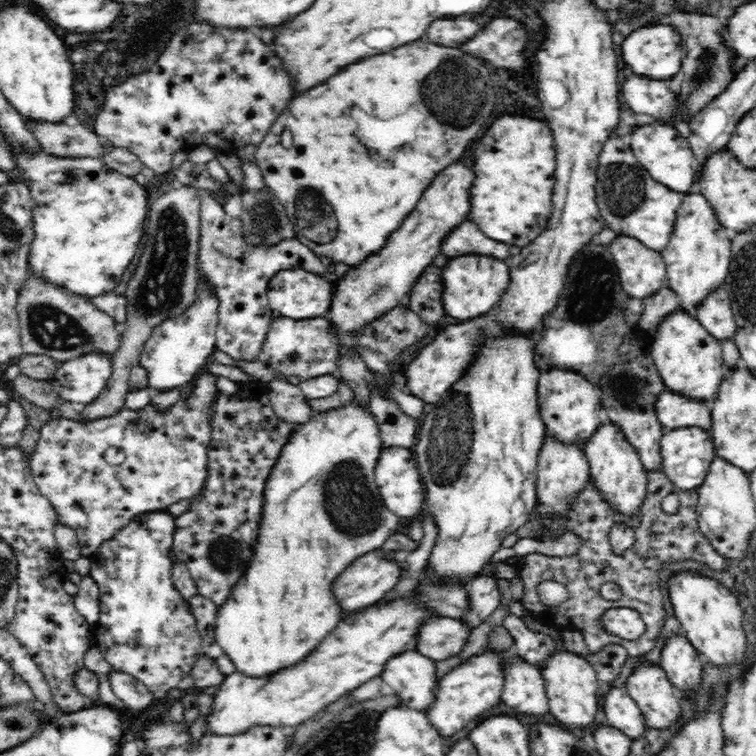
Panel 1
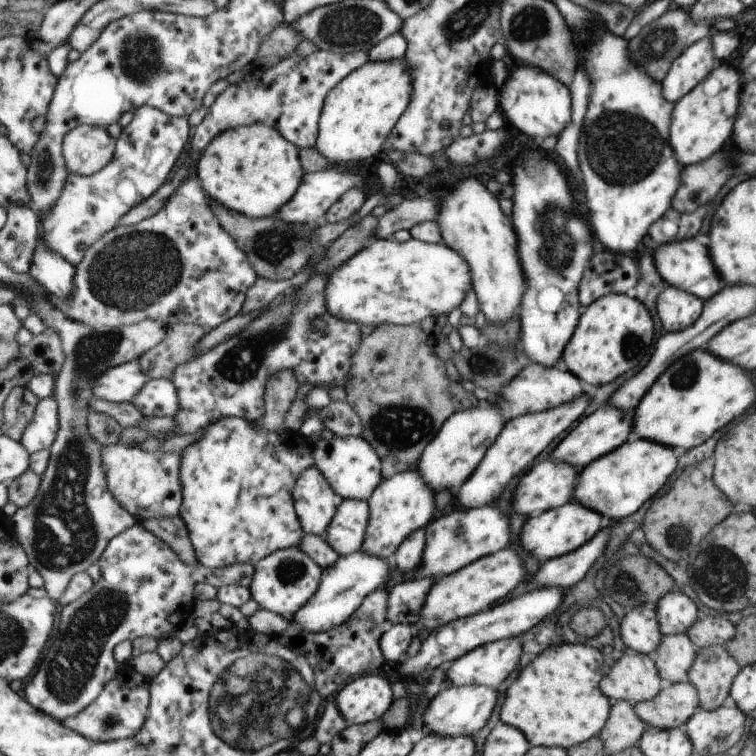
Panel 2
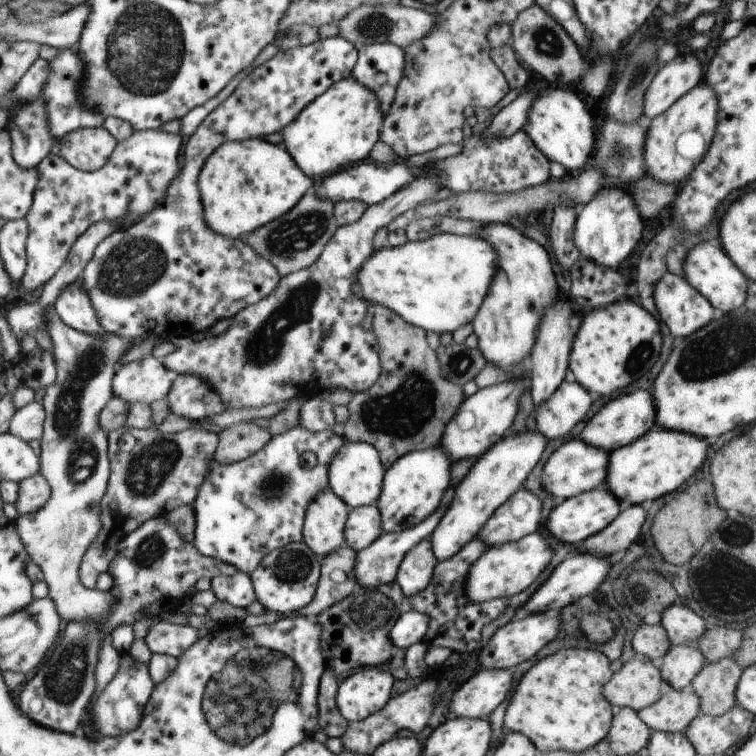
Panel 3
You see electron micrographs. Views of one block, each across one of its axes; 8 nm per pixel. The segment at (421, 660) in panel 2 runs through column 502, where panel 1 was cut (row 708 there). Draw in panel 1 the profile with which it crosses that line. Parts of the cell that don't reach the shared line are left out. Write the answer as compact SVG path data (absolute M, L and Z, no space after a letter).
M606 687L602 694L602 707L607 724L630 738L640 738L645 732L645 717L625 687Z

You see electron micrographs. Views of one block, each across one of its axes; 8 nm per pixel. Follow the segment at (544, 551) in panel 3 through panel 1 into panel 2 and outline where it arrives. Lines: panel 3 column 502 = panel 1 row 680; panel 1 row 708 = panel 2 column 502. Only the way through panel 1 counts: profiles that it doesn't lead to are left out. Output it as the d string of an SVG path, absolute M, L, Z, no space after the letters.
M507 548L507 550L501 549L495 554L478 558L469 566L465 566L465 570L458 570L445 577L435 578L428 588L416 621L412 625L415 632L411 637L410 645L406 648L407 656L413 656L419 650L421 638L417 637L417 631L439 629L441 625L448 622L488 609L497 600L505 598L517 586L521 576L523 576L523 566L521 566L515 550Z

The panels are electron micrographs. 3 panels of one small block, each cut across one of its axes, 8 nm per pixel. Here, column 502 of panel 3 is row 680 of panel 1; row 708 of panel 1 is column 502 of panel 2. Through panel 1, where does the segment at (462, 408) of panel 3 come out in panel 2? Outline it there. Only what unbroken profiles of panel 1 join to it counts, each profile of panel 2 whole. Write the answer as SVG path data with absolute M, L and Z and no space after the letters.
M480 401L471 409L453 413L440 426L436 436L425 445L415 470L433 490L449 490L463 485L475 472L479 460L483 460L504 424L505 416L499 407L494 406L494 402Z

